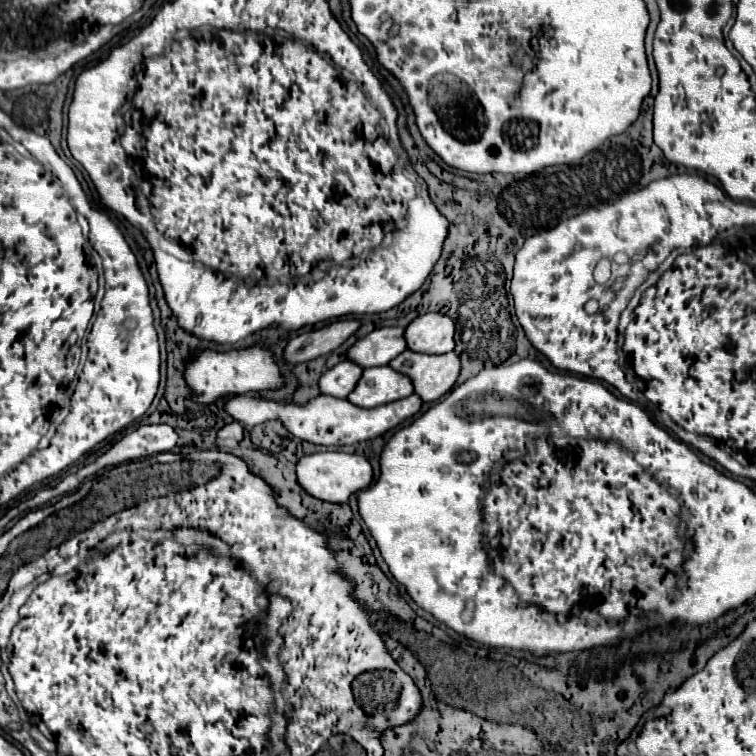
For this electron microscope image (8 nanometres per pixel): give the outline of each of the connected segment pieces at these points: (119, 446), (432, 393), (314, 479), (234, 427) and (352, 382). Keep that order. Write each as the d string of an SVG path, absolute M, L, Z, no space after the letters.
M152 424L140 426L134 432L126 434L120 442L116 442L110 450L99 456L93 463L81 468L77 475L81 480L93 476L105 466L122 464L128 460L136 460L142 456L168 452L176 446L178 434L168 424Z
M404 350L398 358L394 358L394 362L390 362L390 366L412 380L414 394L418 394L424 402L434 402L452 390L460 372L460 360L454 352L430 356Z
M324 451L310 456L302 456L296 464L298 484L314 498L326 502L348 502L350 494L366 488L372 482L372 466L366 458L358 454L341 451Z
M234 421L230 424L225 425L217 433L217 439L235 439L236 441L242 440L244 430L239 422Z
M344 360L320 376L318 380L320 394L334 396L334 398L346 398L354 390L360 376L362 376L362 368L354 362Z

